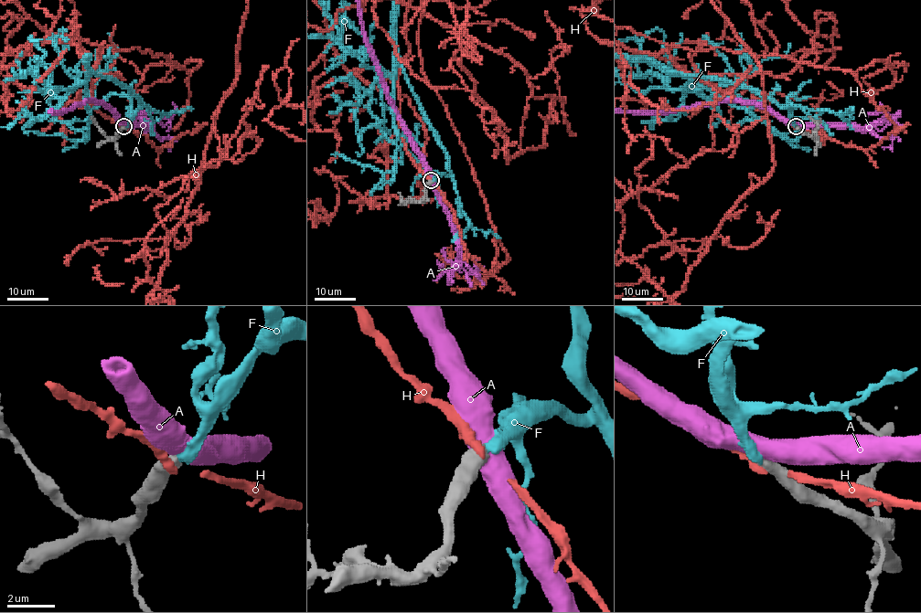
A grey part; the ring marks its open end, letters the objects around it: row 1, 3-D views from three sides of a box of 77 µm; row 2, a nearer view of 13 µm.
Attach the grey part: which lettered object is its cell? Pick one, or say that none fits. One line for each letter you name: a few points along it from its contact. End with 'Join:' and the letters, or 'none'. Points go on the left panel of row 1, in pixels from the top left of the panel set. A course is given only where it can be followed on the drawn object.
Join: F

